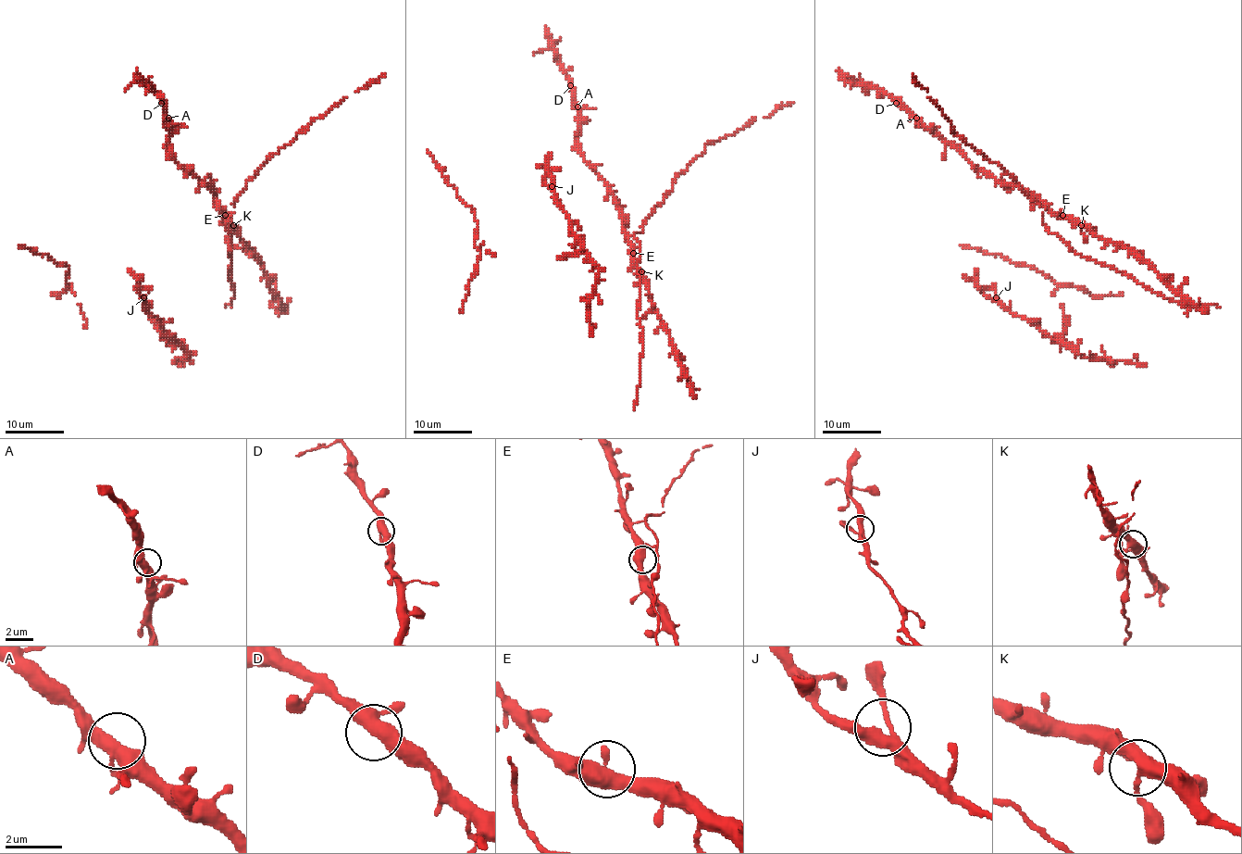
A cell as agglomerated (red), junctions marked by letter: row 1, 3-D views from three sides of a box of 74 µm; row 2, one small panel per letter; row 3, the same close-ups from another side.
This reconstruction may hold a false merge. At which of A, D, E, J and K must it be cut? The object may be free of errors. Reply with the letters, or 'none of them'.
none of them

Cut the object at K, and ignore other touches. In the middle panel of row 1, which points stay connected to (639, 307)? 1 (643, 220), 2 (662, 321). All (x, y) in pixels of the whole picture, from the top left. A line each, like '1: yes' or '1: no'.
1: yes
2: no

